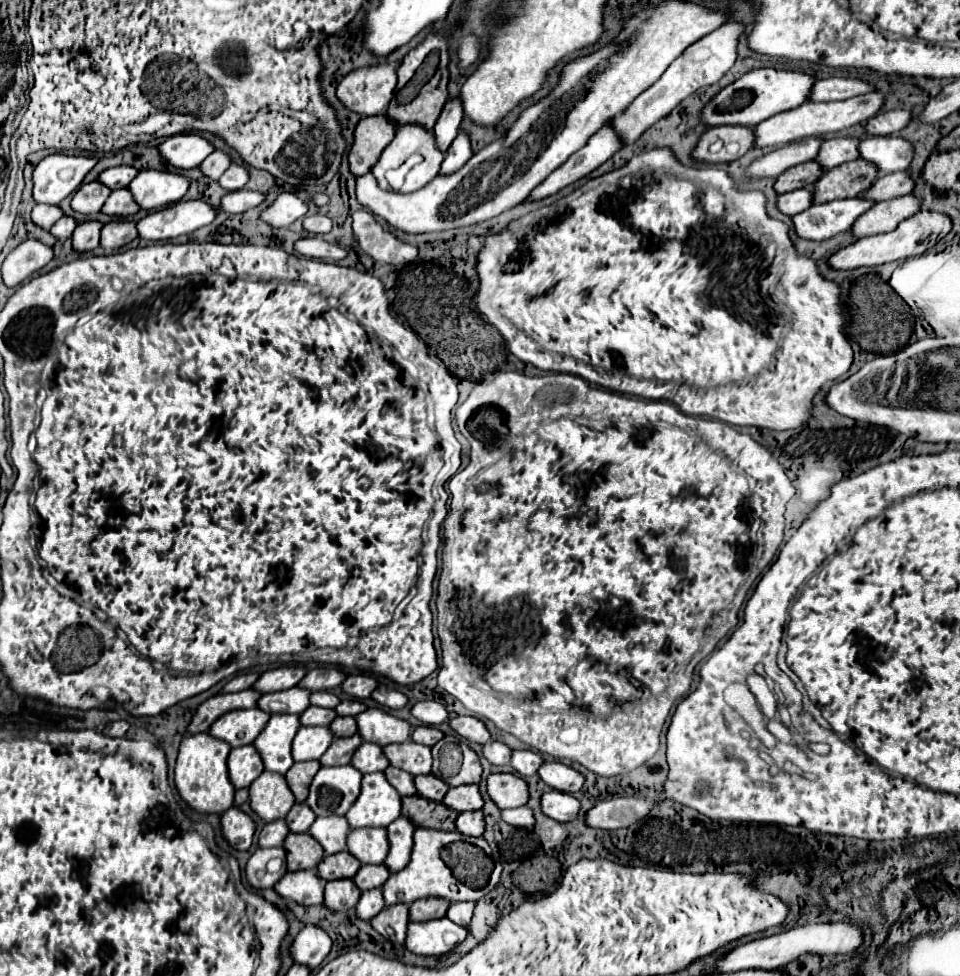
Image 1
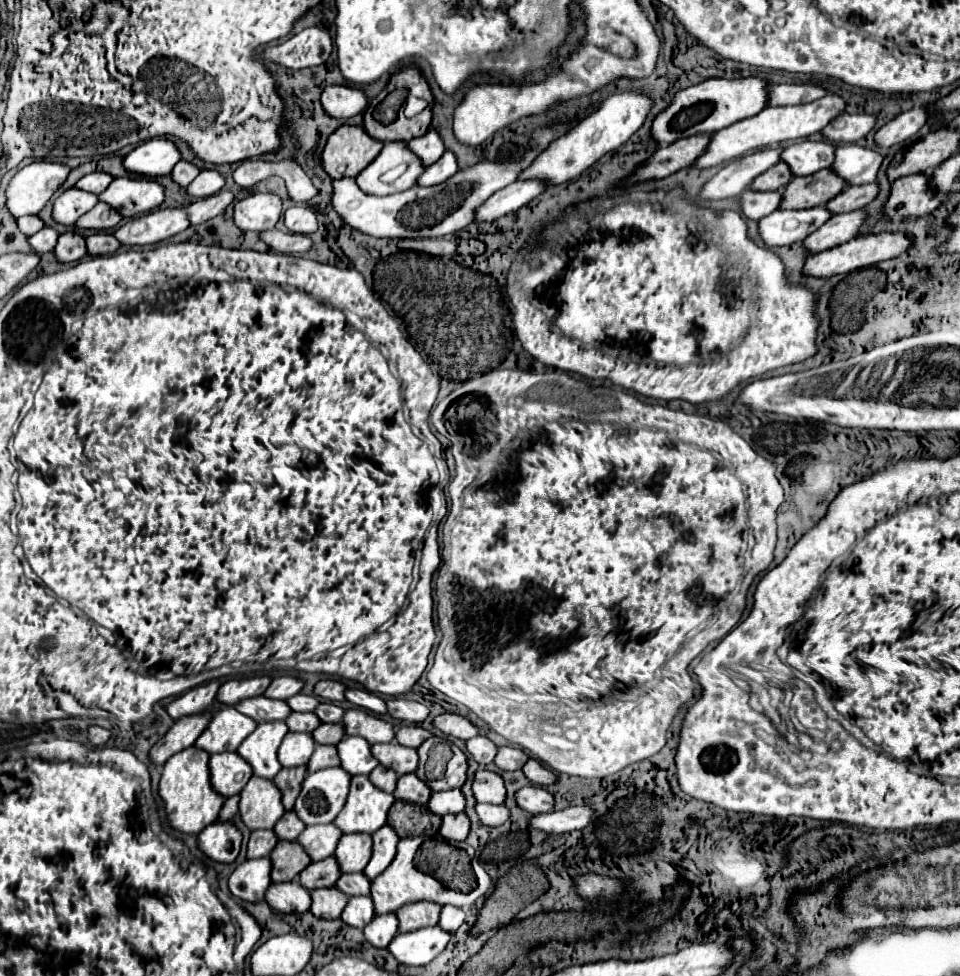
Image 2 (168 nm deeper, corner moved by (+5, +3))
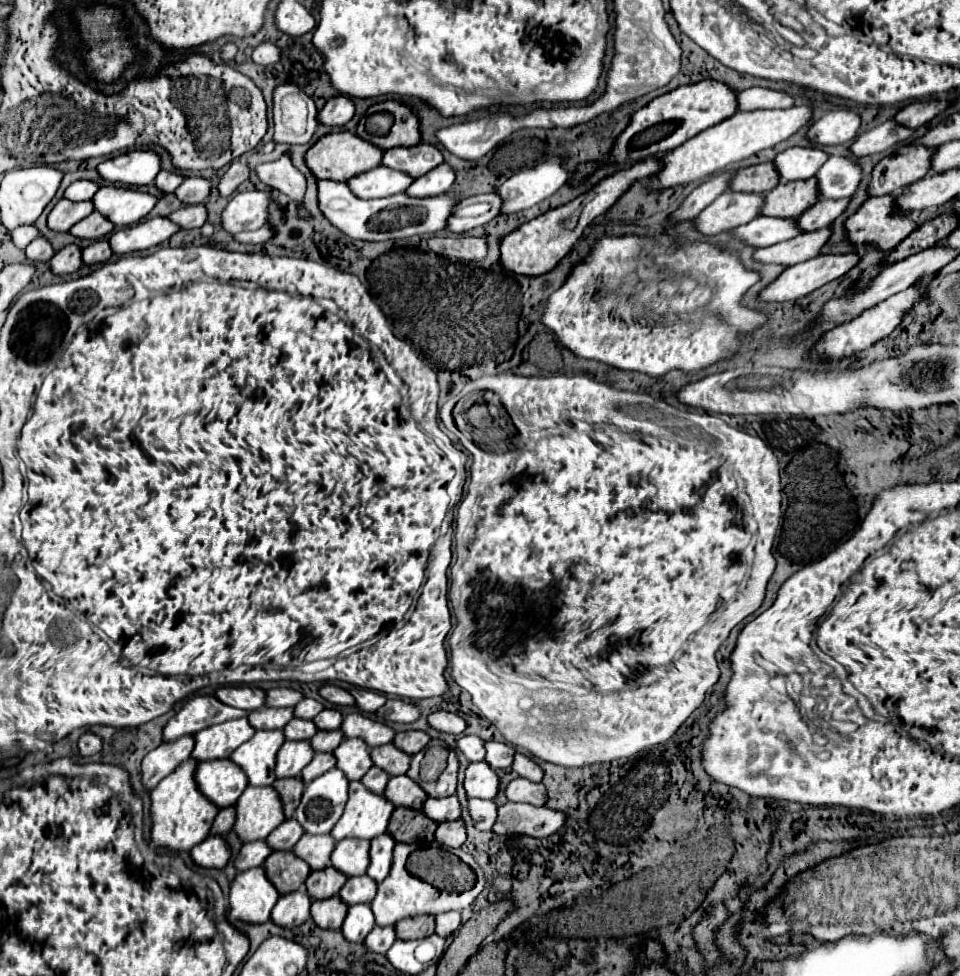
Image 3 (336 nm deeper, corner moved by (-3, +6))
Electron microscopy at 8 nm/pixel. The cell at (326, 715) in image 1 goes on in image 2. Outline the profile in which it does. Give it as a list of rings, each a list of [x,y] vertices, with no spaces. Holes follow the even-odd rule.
[[[292,712],[286,718],[286,724],[288,724],[290,732],[312,732],[322,722],[318,720],[318,716],[314,712]]]

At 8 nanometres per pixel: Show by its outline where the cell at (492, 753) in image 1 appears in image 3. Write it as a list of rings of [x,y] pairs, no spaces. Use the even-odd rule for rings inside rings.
[[[464,735],[458,739],[458,749],[464,753],[464,757],[468,761],[482,761],[482,755],[486,751],[482,751],[482,739],[480,737],[474,737],[474,735]]]

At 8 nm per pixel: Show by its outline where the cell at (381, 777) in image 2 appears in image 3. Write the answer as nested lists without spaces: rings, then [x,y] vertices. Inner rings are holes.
[[[370,767],[368,773],[362,777],[362,783],[368,791],[374,791],[376,795],[382,795],[384,789],[386,789],[386,783],[388,783],[390,775],[386,775],[382,769],[378,767]]]

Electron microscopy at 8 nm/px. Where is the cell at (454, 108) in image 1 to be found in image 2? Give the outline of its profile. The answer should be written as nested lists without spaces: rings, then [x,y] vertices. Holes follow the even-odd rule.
[[[434,128],[428,130],[424,136],[410,140],[408,146],[410,146],[410,150],[414,150],[414,154],[418,154],[418,158],[422,158],[424,166],[434,164],[444,154],[444,150],[446,150],[438,130],[434,130]]]

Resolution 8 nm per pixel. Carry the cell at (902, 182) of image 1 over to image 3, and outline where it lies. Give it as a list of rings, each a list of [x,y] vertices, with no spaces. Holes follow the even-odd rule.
[[[836,199],[836,201],[818,201],[814,203],[808,211],[804,211],[798,219],[796,219],[796,227],[802,233],[810,233],[810,231],[818,231],[828,227],[848,205],[848,199]]]

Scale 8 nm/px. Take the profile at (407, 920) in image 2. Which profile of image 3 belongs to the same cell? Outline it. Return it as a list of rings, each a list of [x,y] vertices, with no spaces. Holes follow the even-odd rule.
[[[432,915],[404,919],[402,923],[396,923],[396,937],[402,941],[424,939],[424,937],[430,937],[432,933],[434,933],[434,917]]]

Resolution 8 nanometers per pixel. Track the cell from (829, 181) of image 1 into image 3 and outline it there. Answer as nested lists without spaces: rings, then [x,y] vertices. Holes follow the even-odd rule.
[[[814,179],[780,183],[770,193],[766,193],[760,215],[796,219],[802,211],[806,211],[816,201],[818,201],[818,189]]]

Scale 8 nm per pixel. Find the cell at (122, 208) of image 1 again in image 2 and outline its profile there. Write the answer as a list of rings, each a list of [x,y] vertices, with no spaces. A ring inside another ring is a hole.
[[[98,202],[90,212],[86,212],[76,226],[88,230],[112,230],[122,222],[122,214],[110,208],[106,202]]]

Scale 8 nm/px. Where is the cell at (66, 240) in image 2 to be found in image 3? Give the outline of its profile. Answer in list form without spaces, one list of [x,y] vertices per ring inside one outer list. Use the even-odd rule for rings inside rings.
[[[66,245],[50,259],[50,269],[54,275],[70,275],[78,271],[80,265],[82,265],[82,257],[76,245]]]

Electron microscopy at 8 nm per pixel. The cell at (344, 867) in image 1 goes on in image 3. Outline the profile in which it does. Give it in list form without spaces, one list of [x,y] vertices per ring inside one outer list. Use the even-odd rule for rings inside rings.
[[[334,867],[322,869],[322,871],[312,871],[310,877],[306,879],[306,893],[312,899],[330,899],[338,895],[342,885],[346,883],[346,877],[336,871]]]

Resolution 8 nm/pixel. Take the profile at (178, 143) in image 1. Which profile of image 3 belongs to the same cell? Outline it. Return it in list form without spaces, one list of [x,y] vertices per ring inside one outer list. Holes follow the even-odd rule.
[[[128,151],[124,155],[102,161],[96,171],[106,183],[142,187],[150,185],[154,181],[154,175],[158,175],[160,157],[152,151]]]

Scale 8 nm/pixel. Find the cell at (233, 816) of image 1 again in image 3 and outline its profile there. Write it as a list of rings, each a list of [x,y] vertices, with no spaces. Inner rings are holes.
[[[220,835],[204,839],[190,851],[192,861],[204,869],[224,869],[230,859],[230,849]]]

